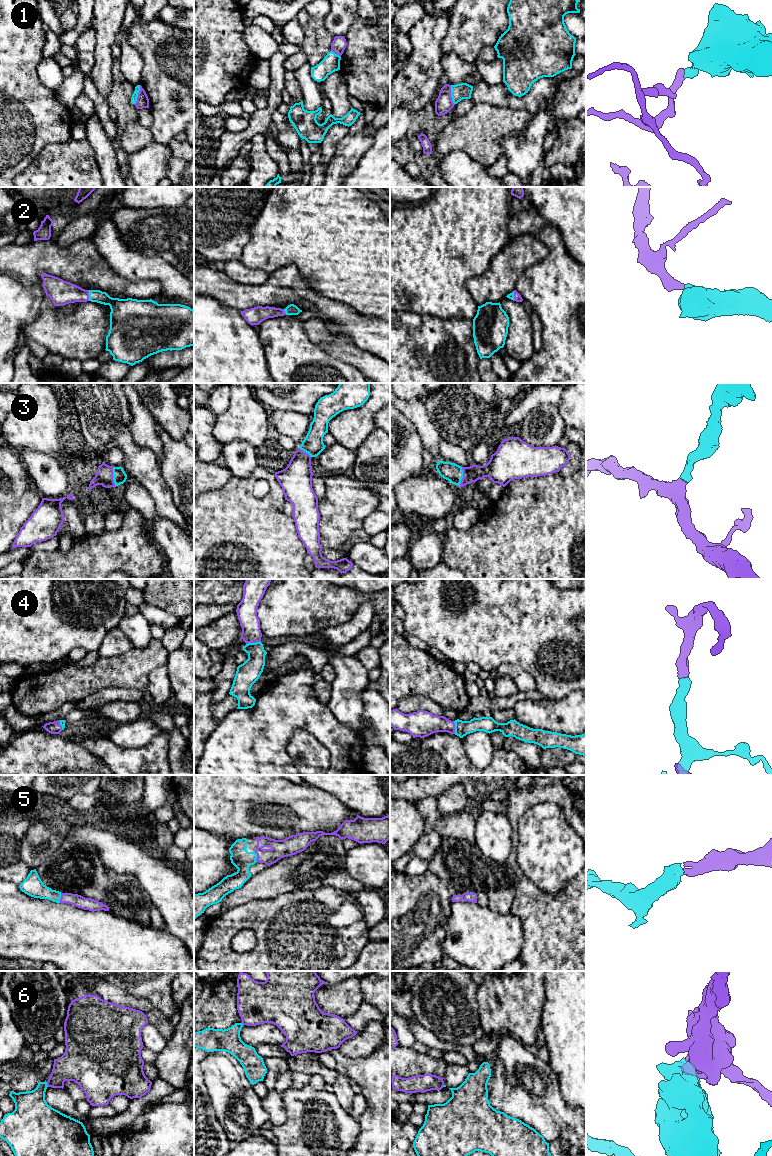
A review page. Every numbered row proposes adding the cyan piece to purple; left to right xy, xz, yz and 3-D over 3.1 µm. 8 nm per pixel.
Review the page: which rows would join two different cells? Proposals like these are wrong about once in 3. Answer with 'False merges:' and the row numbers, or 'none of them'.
False merges: 1, 6

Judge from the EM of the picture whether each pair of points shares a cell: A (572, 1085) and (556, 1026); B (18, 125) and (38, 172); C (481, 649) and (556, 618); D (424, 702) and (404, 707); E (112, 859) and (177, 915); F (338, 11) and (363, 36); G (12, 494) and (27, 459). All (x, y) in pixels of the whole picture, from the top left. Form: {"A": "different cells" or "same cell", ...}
{"A": "same cell", "B": "different cells", "C": "same cell", "D": "same cell", "E": "same cell", "F": "different cells", "G": "different cells"}

